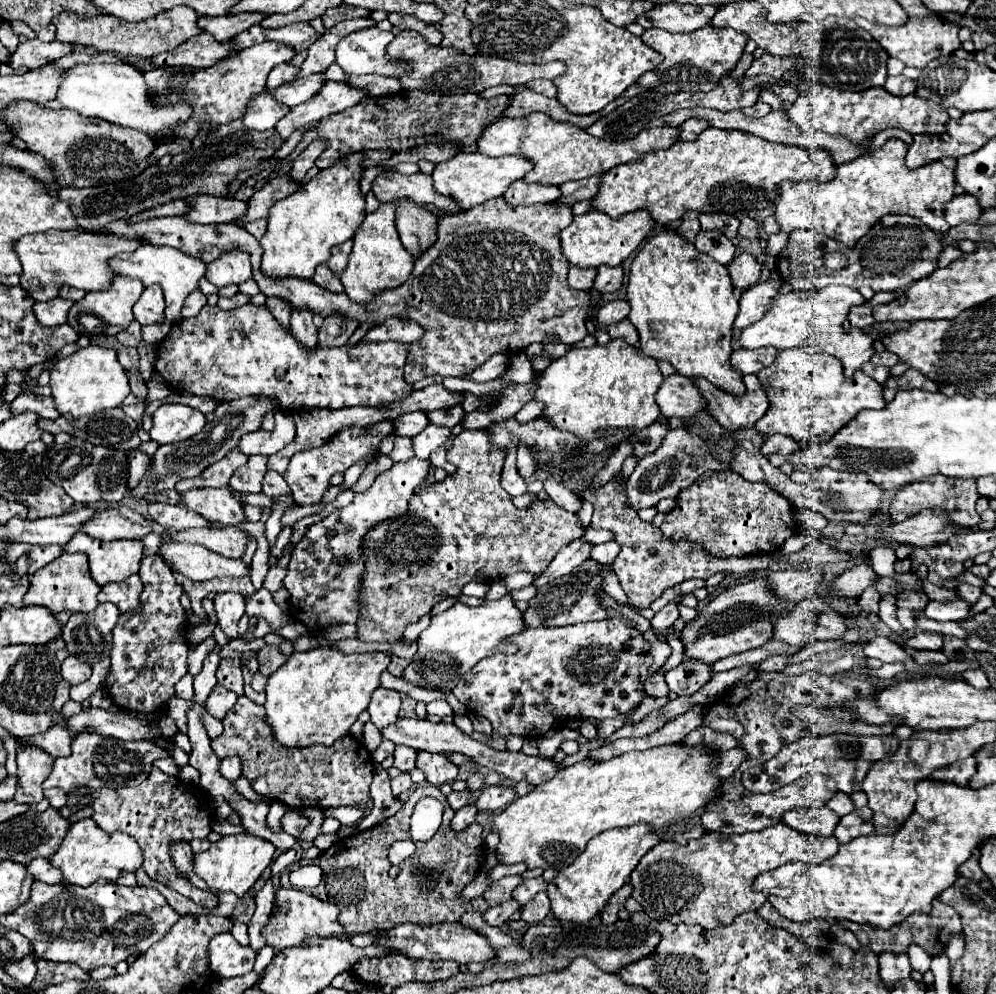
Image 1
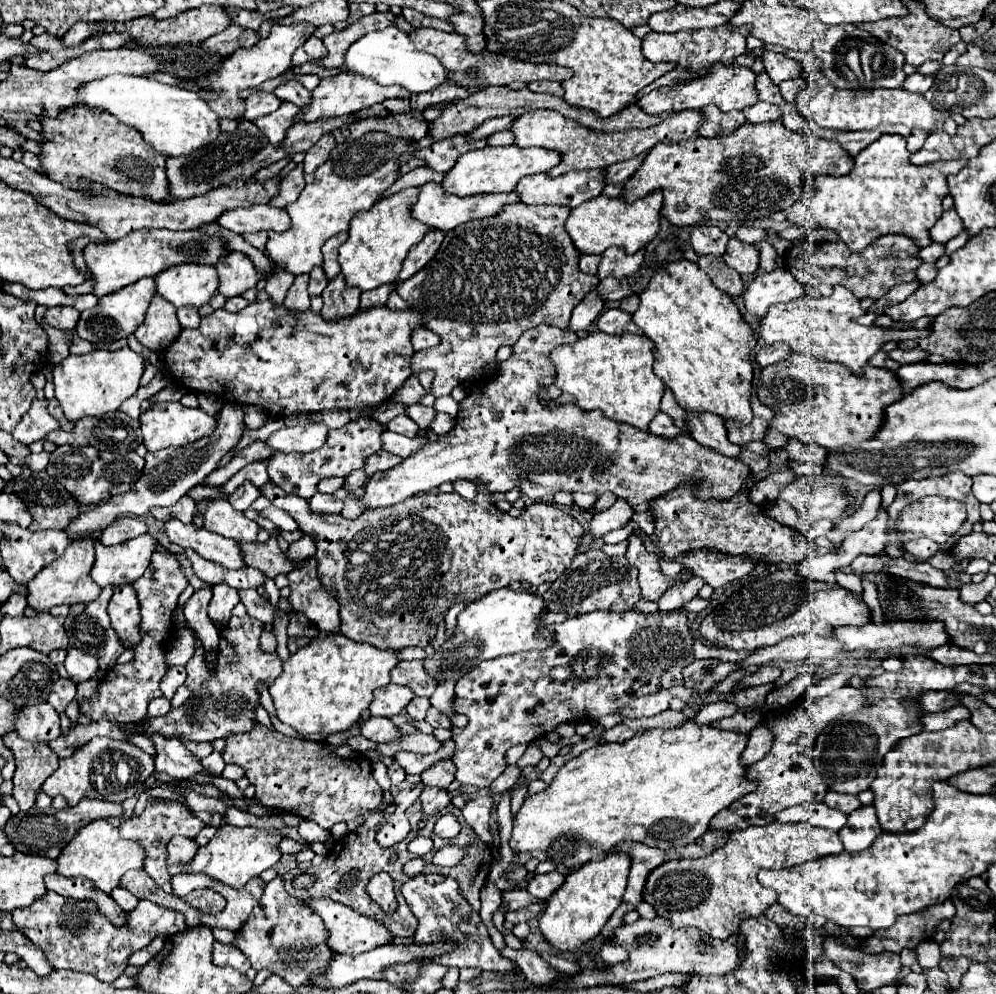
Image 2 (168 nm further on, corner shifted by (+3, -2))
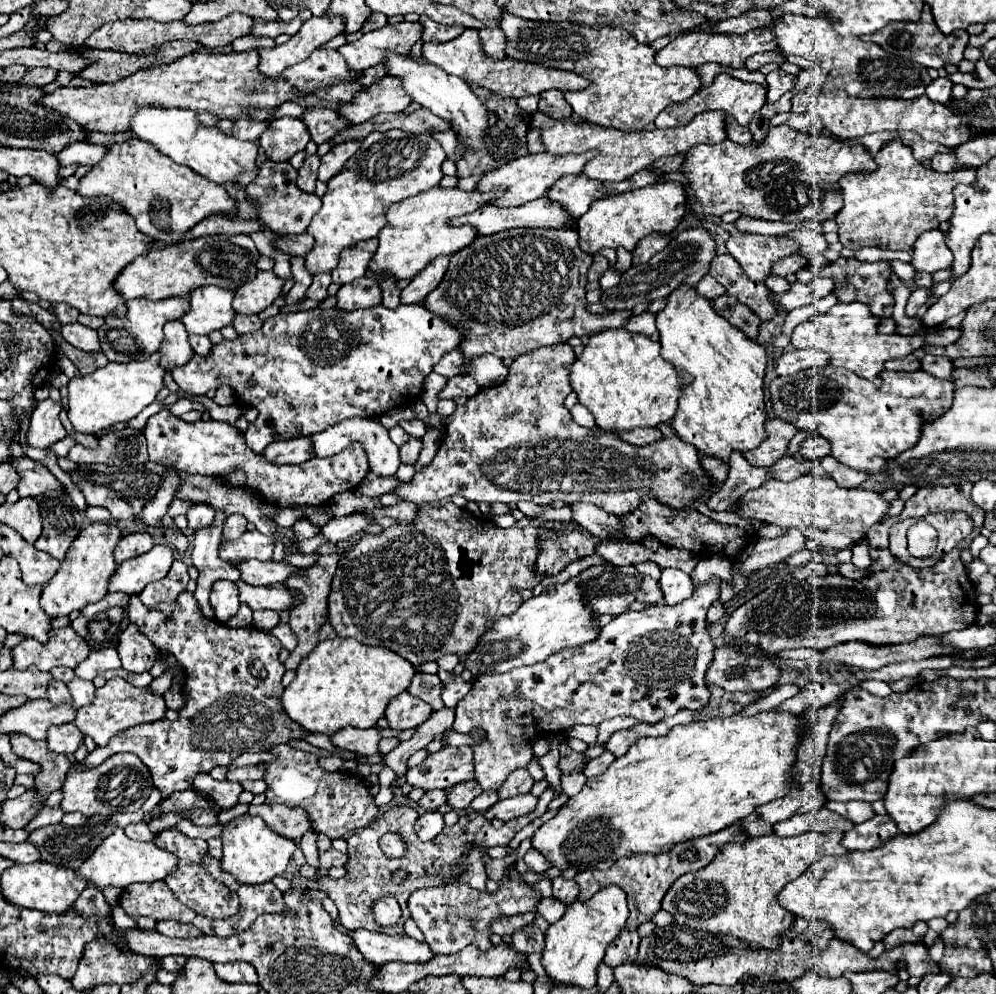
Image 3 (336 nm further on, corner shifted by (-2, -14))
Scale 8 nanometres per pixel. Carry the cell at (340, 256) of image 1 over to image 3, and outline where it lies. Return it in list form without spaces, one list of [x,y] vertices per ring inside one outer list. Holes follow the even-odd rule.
[[[367,239],[363,243],[355,243],[355,247],[343,249],[339,265],[331,271],[333,281],[345,285],[357,277],[363,277],[367,271],[367,261],[371,261],[371,255],[375,253],[375,247],[377,239]]]

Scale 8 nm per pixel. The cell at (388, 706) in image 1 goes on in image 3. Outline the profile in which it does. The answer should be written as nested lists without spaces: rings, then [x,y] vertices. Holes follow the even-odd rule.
[[[403,691],[401,695],[391,699],[391,703],[385,711],[385,717],[387,717],[391,729],[403,731],[403,729],[415,729],[421,723],[425,723],[425,719],[429,719],[431,711],[433,709],[423,699],[413,697],[411,693]]]

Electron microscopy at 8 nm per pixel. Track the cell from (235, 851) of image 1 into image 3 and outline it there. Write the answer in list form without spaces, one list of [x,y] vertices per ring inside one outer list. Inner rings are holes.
[[[241,815],[241,817],[231,819],[223,827],[221,841],[223,841],[223,859],[221,859],[223,869],[247,885],[267,883],[275,875],[281,875],[297,847],[295,841],[275,835],[275,831],[271,831],[263,819],[251,817],[251,815]]]

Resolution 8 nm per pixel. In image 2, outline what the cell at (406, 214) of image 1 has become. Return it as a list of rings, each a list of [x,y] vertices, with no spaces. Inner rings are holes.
[[[438,229],[428,231],[424,235],[424,239],[418,245],[414,245],[410,249],[408,257],[404,259],[404,265],[402,265],[402,271],[400,271],[400,279],[408,279],[416,271],[420,271],[434,257],[434,253],[438,251],[442,239],[444,239],[444,233],[442,231],[438,231]]]

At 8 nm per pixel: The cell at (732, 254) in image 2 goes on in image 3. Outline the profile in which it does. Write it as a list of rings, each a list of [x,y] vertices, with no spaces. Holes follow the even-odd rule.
[[[759,233],[731,235],[725,245],[751,281],[763,281],[777,259],[799,253],[801,247],[799,241],[789,235],[759,235]]]

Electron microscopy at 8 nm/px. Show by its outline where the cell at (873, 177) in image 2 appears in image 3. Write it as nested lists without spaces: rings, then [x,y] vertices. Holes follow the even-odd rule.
[[[899,139],[887,143],[877,155],[877,171],[857,171],[841,179],[843,209],[835,221],[839,225],[841,245],[847,249],[879,247],[883,251],[913,251],[915,239],[923,231],[937,229],[943,219],[953,215],[953,189],[959,183],[971,185],[977,169],[957,169],[937,173],[923,167],[911,153],[911,147]]]

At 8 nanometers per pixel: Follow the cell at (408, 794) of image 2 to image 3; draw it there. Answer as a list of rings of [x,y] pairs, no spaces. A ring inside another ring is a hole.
[[[429,791],[421,797],[419,805],[425,807],[427,811],[437,811],[437,809],[447,805],[447,793],[445,791]]]

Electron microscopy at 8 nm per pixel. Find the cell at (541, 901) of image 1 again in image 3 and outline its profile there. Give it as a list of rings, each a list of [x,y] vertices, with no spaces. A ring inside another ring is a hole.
[[[523,913],[523,915],[509,915],[505,919],[495,919],[495,923],[491,923],[491,931],[497,935],[513,935],[515,931],[519,931],[521,927],[533,923],[535,913]]]

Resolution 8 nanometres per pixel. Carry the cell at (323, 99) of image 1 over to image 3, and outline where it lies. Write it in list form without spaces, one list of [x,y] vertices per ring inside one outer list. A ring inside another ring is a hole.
[[[387,75],[363,93],[357,93],[353,103],[341,105],[339,115],[351,123],[363,123],[377,117],[379,113],[401,113],[409,105],[411,101],[407,99],[399,79],[391,79]]]

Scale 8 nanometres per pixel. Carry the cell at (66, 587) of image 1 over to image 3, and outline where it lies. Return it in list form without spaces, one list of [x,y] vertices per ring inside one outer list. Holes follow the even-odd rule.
[[[91,523],[75,537],[61,563],[61,569],[45,585],[41,595],[41,607],[49,617],[61,617],[69,615],[71,611],[81,611],[87,603],[95,603],[105,597],[107,583],[117,569],[113,551],[121,537],[121,529],[107,523]]]

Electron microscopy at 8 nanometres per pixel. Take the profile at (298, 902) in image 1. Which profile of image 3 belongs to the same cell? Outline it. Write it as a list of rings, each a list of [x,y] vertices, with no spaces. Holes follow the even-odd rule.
[[[357,929],[351,933],[357,949],[363,953],[367,961],[375,965],[383,965],[389,961],[403,961],[403,963],[427,963],[433,959],[433,951],[427,943],[417,941],[409,935],[387,935],[377,931]]]

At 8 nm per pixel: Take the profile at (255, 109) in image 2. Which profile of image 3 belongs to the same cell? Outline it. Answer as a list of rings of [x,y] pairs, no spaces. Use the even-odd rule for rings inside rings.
[[[241,117],[233,123],[233,129],[229,135],[237,137],[237,139],[245,139],[245,141],[257,141],[265,127],[267,127],[267,123],[253,123],[253,121]]]

